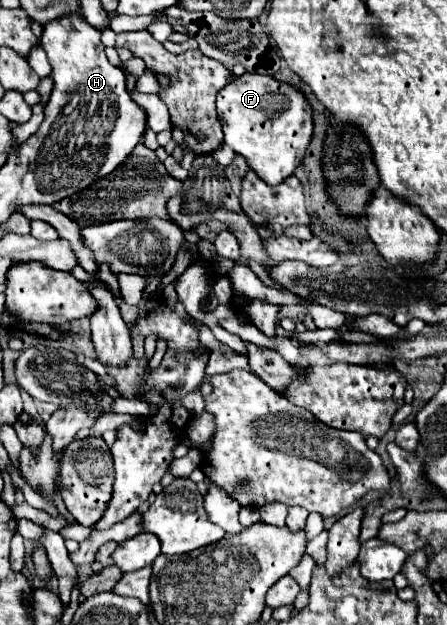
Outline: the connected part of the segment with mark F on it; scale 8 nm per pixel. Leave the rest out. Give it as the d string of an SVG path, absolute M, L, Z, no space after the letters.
M245 73L219 91L217 113L223 125L225 145L243 155L247 165L267 185L279 185L303 161L313 135L313 121L311 107L295 87L269 75Z

